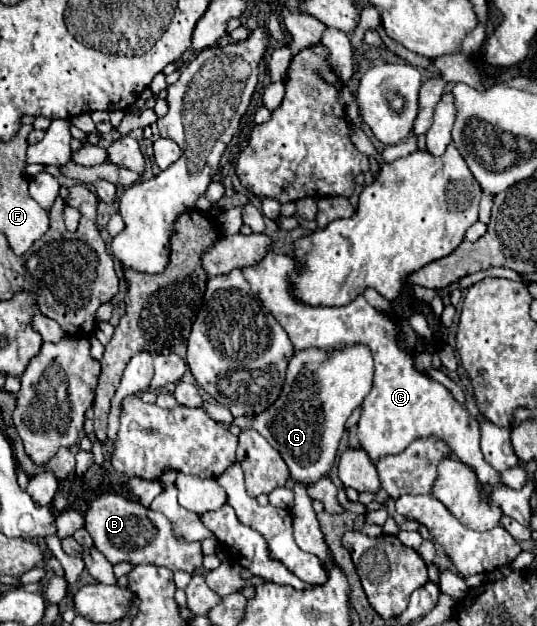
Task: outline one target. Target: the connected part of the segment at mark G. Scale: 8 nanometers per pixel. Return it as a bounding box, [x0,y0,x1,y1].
[233,344,373,484]

